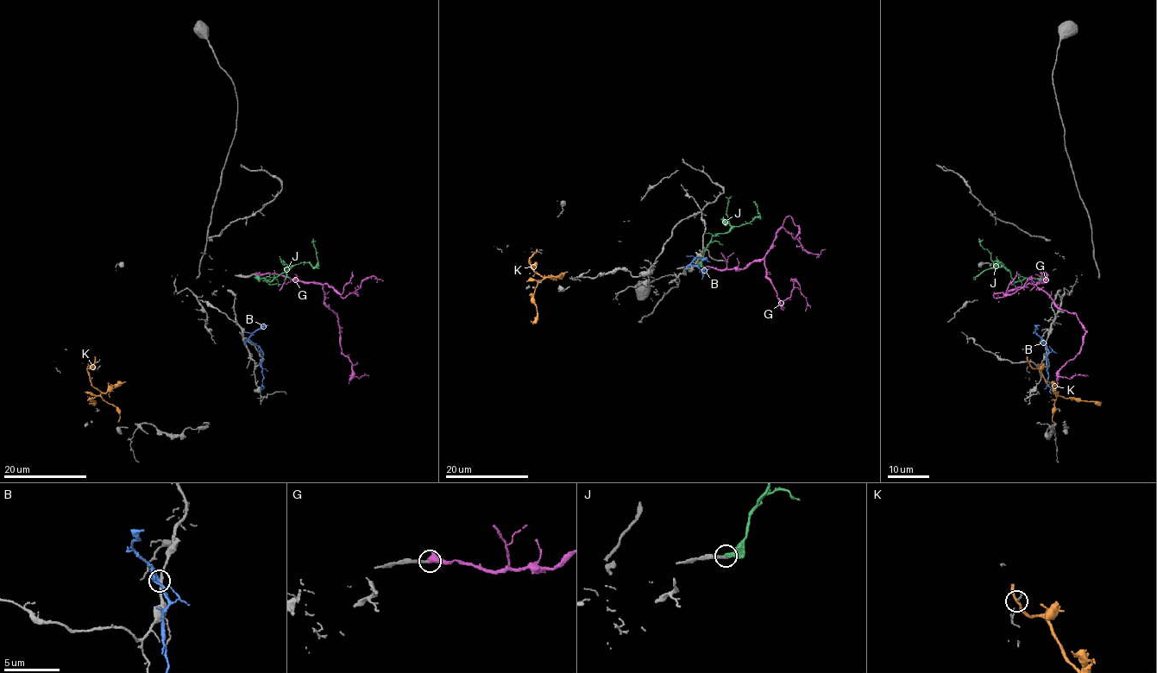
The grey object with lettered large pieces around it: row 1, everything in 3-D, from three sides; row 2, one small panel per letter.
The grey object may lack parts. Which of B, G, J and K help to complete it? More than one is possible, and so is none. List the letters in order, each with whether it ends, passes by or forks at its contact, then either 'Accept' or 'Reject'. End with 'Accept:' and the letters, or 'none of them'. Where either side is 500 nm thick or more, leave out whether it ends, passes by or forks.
B: It ends there. Reject
G: Accept
J: It passes by. Reject
K: It passes by. Reject
Accept: G

